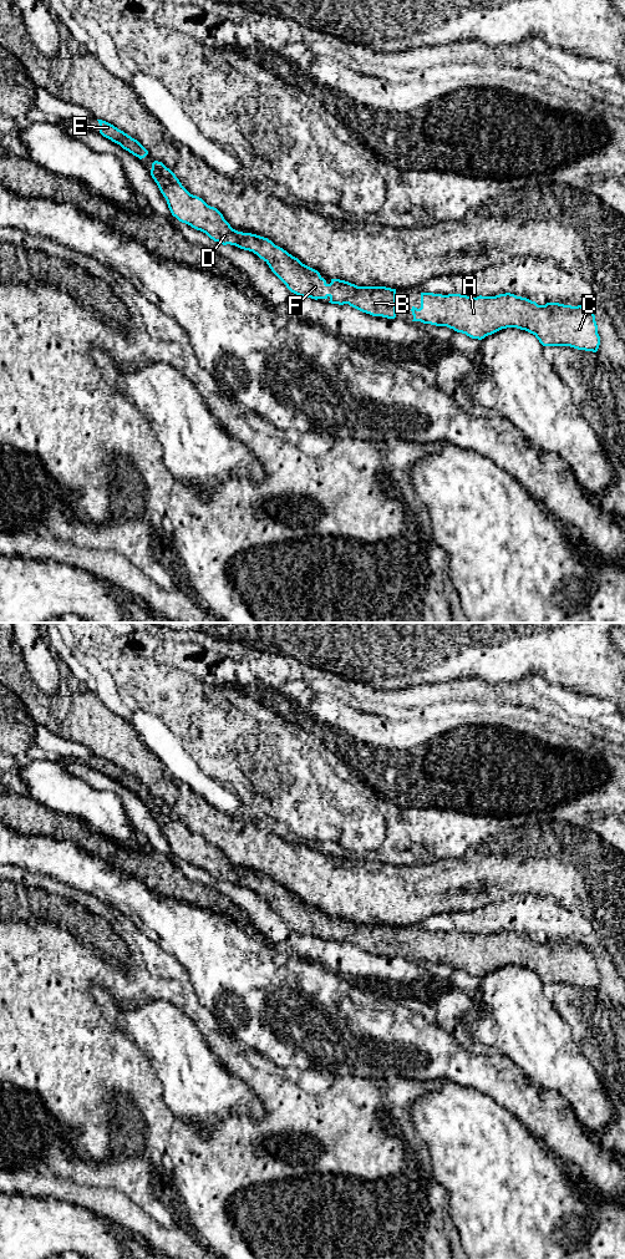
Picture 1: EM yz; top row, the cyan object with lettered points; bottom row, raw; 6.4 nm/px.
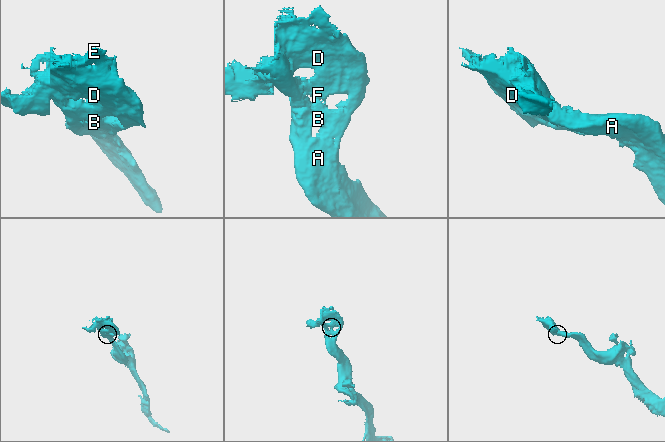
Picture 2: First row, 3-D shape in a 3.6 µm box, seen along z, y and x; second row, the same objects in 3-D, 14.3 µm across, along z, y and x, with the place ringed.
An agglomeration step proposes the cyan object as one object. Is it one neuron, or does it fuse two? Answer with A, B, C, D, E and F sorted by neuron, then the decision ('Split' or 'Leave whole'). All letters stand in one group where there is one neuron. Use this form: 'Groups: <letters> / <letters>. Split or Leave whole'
Groups: A B C D E F. Leave whole

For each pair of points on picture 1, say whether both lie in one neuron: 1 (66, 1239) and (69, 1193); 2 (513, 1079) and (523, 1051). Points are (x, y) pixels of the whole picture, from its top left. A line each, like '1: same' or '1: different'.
1: different
2: different

